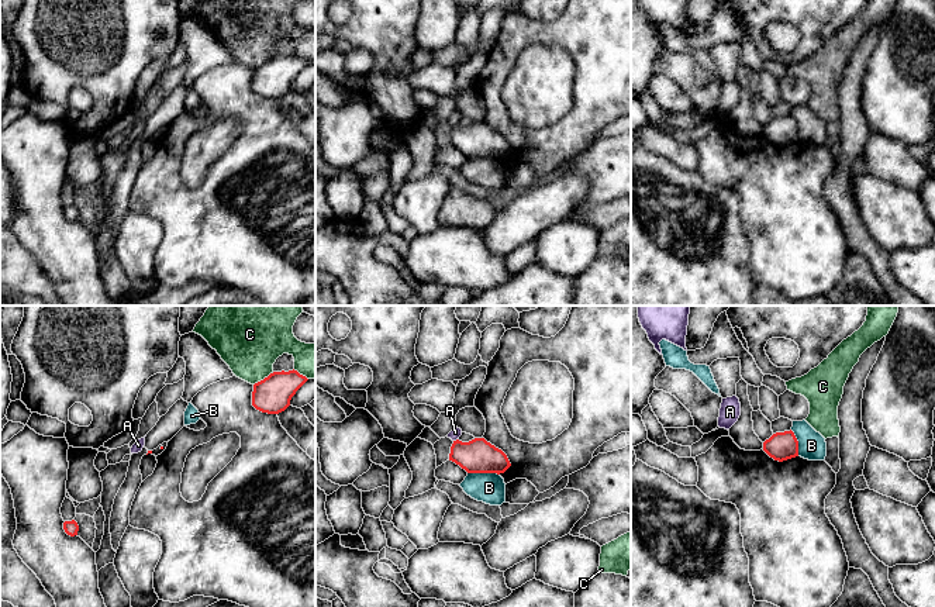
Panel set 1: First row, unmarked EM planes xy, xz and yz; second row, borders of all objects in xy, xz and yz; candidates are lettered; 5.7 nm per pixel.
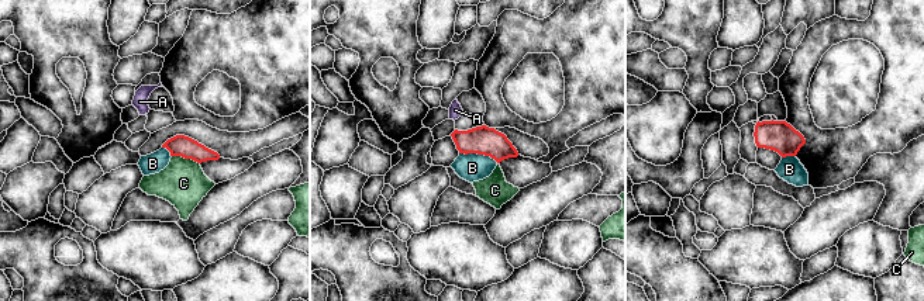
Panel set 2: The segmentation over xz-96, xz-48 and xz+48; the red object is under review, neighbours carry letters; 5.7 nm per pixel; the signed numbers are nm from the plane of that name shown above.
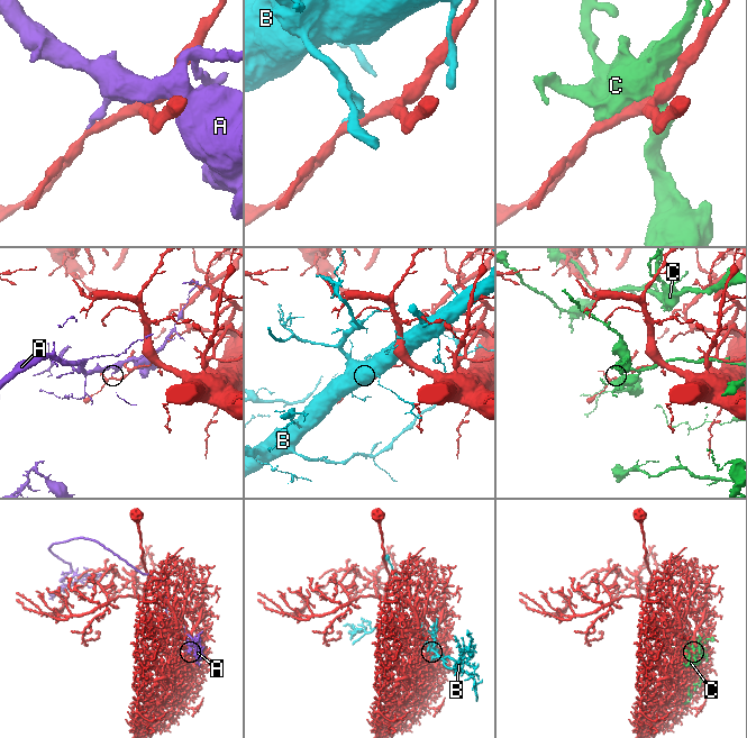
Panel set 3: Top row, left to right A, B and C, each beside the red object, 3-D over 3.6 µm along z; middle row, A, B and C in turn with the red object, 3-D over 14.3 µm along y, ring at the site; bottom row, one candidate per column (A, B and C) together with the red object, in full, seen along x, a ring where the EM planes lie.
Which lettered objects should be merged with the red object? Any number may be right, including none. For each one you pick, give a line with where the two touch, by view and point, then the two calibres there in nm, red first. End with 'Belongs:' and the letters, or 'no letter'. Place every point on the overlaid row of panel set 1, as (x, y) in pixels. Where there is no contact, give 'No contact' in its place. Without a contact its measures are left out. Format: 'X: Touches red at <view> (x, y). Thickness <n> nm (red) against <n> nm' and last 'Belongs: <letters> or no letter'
Belongs: no letter

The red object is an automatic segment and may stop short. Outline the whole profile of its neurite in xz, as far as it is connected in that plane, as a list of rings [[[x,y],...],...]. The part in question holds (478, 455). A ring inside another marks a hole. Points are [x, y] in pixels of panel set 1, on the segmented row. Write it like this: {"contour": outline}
{"contour": [[[475,438],[469,442],[453,441],[449,461],[459,465],[468,473],[500,475],[511,466],[507,455],[484,438]]]}

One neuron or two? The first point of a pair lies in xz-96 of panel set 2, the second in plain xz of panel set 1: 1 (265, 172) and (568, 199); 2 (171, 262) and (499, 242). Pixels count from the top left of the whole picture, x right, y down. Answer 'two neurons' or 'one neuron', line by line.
1: one neuron
2: two neurons

